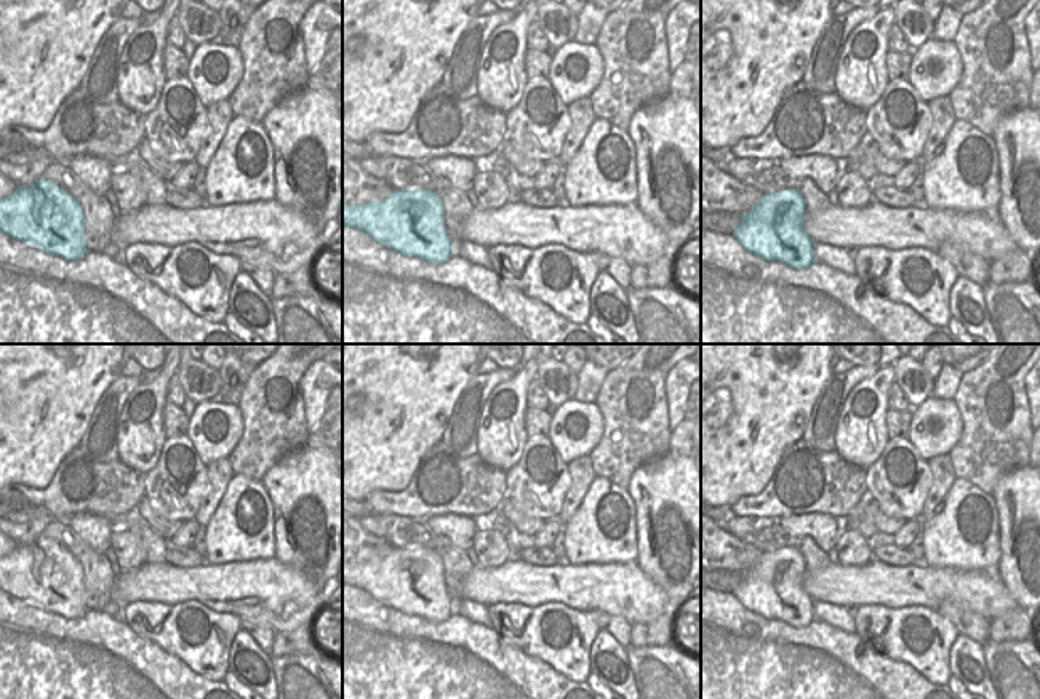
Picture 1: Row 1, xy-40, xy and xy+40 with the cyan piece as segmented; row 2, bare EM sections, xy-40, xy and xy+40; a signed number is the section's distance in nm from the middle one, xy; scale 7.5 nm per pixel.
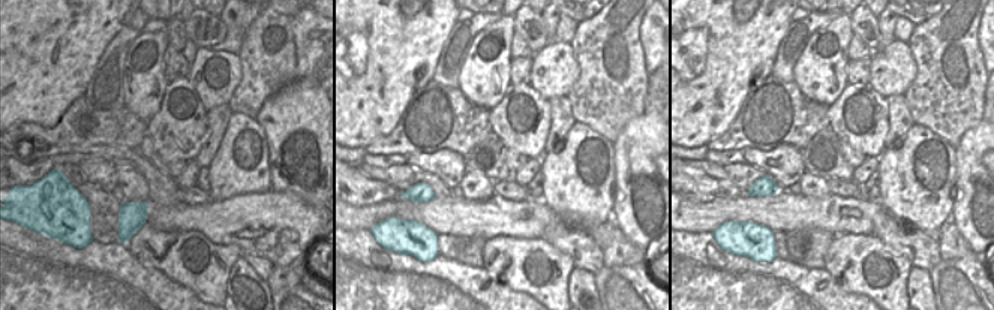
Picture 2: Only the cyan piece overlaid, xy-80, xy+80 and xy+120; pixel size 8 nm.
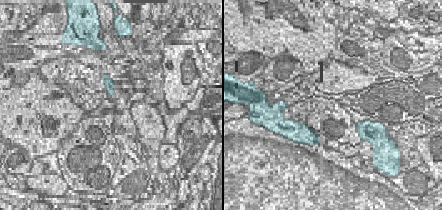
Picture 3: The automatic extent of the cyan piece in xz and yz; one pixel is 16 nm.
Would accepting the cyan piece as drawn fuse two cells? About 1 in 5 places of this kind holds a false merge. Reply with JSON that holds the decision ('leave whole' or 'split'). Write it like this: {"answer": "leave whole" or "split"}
{"answer": "leave whole"}

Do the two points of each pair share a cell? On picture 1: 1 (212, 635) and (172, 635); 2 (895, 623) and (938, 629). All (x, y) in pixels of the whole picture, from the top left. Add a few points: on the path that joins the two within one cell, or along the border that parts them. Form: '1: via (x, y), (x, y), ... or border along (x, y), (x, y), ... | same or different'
1: via (202, 635), (181, 635) | same
2: via (906, 629), (927, 629) | same

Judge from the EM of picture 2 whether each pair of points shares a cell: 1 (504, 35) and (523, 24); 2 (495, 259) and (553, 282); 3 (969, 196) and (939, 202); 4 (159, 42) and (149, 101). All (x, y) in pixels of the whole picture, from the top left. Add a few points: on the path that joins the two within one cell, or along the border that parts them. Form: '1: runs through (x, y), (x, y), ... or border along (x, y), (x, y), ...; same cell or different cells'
1: border along (513, 17), (514, 30); different cells
2: runs through (510, 259), (525, 261), (538, 270); same cell
3: border along (957, 165), (954, 205), (949, 219); different cells
4: runs through (158, 57), (149, 71), (149, 86); same cell

